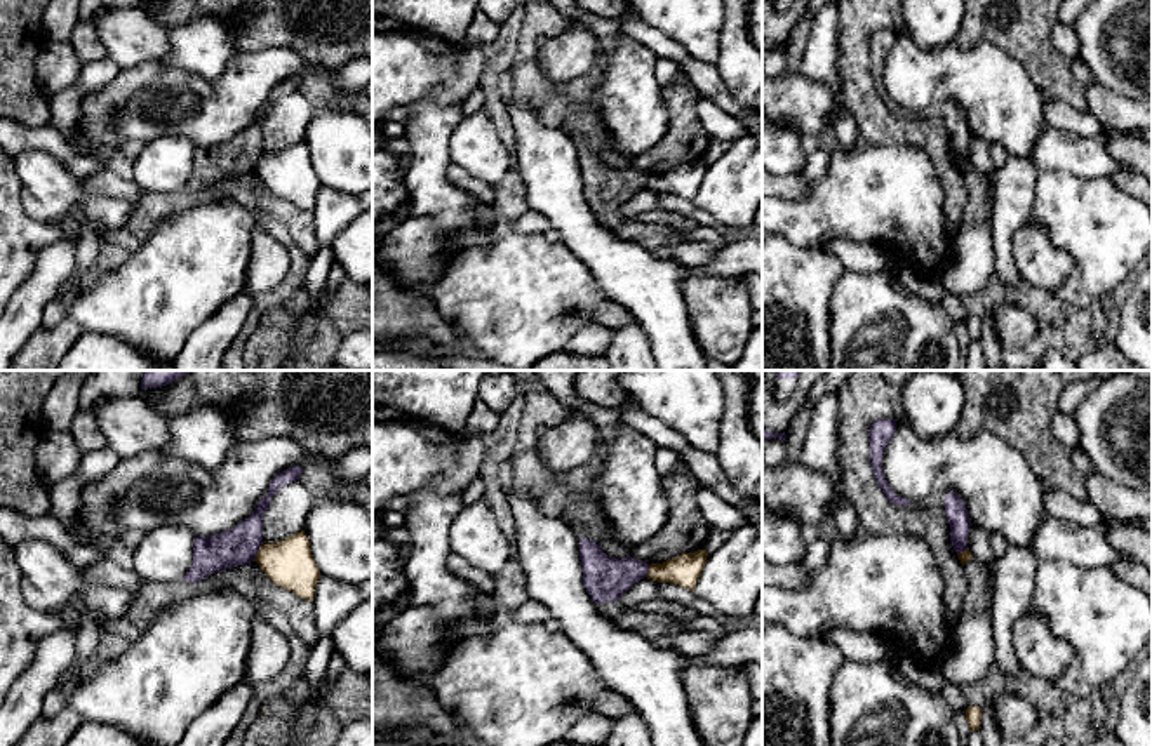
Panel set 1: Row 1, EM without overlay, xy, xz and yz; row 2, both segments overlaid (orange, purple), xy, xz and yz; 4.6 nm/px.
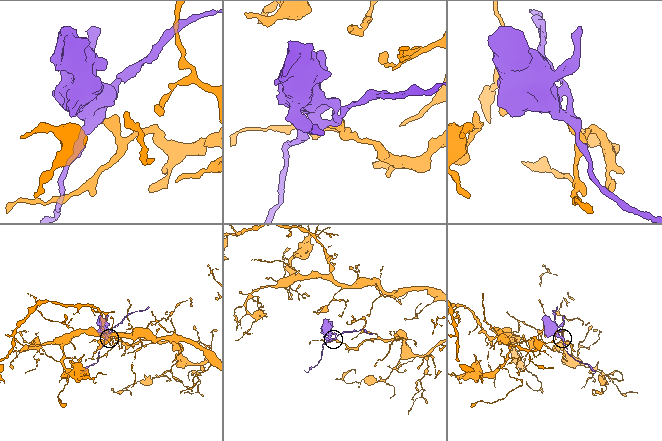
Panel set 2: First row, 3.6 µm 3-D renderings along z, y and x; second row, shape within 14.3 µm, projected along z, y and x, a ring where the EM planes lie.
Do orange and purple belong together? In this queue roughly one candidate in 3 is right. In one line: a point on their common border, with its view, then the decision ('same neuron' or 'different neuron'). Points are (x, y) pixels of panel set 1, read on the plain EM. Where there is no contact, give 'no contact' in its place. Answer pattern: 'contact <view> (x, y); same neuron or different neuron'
contact xy (258, 164); different neuron

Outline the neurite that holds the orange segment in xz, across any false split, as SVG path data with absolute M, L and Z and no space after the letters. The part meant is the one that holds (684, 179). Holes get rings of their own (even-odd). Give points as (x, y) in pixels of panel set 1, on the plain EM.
M698 160L696 163L682 163L663 174L651 174L647 181L647 190L679 195L694 202L696 193L707 174L707 167L708 163L705 160Z

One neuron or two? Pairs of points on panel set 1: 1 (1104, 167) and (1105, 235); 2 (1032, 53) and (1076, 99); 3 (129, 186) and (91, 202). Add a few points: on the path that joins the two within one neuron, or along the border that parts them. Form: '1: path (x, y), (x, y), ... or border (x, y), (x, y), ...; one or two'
1: border (1064, 171), (1081, 178), (1109, 178); two
2: path (1044, 65), (1065, 87); one
3: border (79, 179), (86, 190), (124, 197), (131, 204); two

